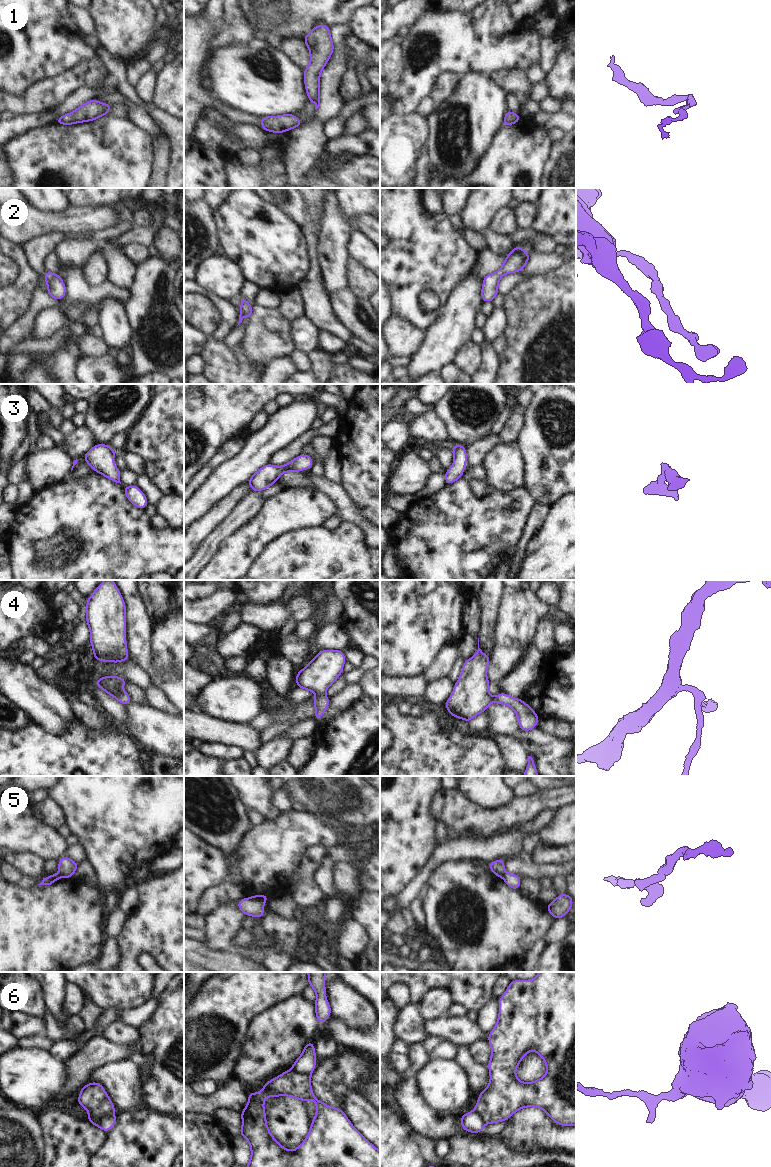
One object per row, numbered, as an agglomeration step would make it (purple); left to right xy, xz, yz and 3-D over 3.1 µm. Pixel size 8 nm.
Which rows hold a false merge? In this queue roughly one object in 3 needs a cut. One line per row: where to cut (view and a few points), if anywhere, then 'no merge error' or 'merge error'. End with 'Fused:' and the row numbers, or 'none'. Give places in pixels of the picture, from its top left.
1: cut none; no merge error
2: cut none; no merge error
3: cut none; no merge error
4: cut none; no merge error
5: cut xz (253, 897), (262, 902); merge error
6: cut xy (114, 1114), (104, 1117), (98, 1126); merge error
Fused: 5, 6

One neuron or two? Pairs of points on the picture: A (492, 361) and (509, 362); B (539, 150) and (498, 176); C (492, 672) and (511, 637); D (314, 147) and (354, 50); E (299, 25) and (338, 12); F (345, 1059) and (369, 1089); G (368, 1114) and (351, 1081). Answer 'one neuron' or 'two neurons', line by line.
A: two neurons
B: one neuron
C: one neuron
D: two neurons
E: one neuron
F: two neurons
G: two neurons

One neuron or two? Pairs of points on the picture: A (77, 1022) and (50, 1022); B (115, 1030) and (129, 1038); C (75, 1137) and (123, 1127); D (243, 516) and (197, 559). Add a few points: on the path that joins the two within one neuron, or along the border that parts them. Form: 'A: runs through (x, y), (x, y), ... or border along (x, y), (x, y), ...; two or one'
A: runs through (70, 1026), (66, 1029), (57, 1029); one
B: runs through (118, 1033), (126, 1035); one
C: border along (107, 1134), (104, 1142), (93, 1154); two
D: runs through (231, 523), (209, 547); one

